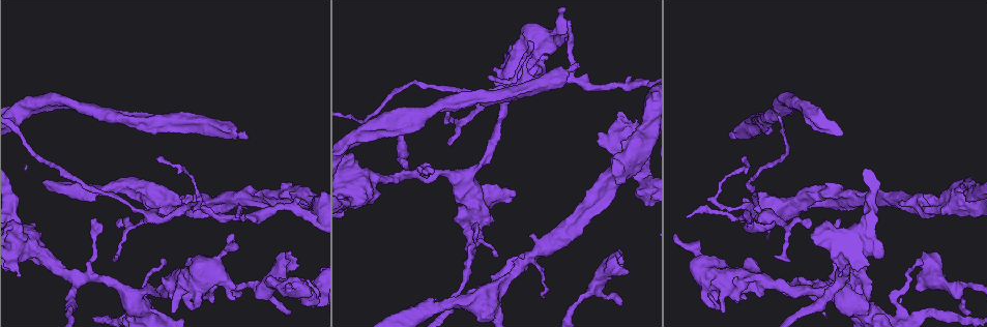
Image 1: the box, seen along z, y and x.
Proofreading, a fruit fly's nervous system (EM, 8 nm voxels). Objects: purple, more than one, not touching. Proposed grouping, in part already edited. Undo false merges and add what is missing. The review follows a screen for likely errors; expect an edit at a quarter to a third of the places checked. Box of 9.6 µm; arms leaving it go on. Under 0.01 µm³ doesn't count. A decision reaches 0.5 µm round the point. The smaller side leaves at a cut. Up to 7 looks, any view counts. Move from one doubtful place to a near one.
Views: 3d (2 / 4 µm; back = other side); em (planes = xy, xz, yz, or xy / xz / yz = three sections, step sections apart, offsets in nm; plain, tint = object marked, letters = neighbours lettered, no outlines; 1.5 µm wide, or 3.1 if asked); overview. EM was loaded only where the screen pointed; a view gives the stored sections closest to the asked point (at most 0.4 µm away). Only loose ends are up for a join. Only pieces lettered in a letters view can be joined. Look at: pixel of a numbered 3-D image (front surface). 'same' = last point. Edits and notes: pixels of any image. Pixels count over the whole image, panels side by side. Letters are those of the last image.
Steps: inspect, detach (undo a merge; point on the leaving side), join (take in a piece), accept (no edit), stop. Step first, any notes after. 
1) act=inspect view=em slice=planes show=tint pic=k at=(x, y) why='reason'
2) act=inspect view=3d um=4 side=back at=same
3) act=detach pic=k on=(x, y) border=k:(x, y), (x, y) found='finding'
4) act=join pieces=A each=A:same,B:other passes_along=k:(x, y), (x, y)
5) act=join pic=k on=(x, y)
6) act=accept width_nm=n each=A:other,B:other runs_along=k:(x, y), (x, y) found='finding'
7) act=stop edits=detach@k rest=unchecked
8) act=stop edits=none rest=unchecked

act=inspect view=em slice=planes show=letters pic=1 at=(860, 293) why='abrupt turn'

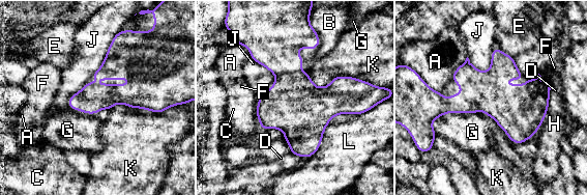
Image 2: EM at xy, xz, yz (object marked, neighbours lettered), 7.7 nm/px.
act=accept each=A:other,B:other,C:other,D:other,E:other,F:other,G:other,H:other,J:other,K:other,L:other runs_along=2:(153, 95), (107, 95), (70, 102) found='all the same neuron'

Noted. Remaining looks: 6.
act=inspect view=3d um=4 side=back pic=1 at=(313, 224) why='thick turns thin'

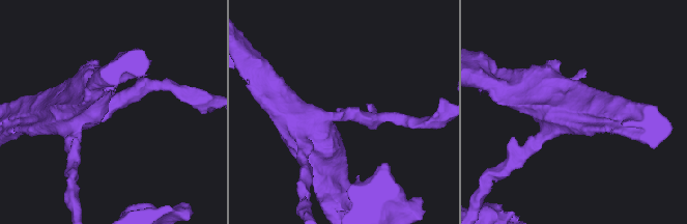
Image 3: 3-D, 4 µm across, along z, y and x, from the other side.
act=inspect view=em um=3.1 slice=yz step=8 show=tint pic=3 at=(110, 112) arm_widths_nm=240,800

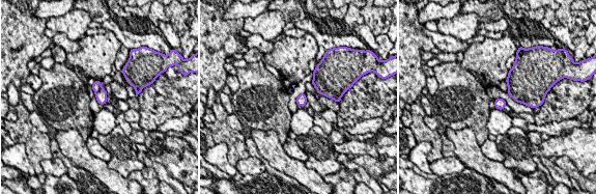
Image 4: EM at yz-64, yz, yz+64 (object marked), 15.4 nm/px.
act=inspect view=em um=3.1 slice=planes show=letters at=same

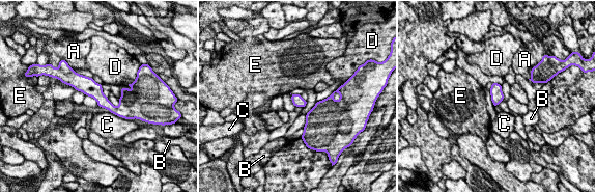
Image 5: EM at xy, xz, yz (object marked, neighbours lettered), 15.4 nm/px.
act=accept width_nm=180 each=A:other,B:other,C:other,D:other,E:other runs_along=5:(74, 84), (111, 108), (129, 99) found='all the same neuron'

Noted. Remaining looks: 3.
act=inspect view=em slice=xz step=8 show=letters pic=1 at=(247, 135) why='an open end'

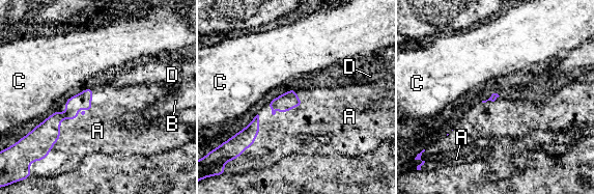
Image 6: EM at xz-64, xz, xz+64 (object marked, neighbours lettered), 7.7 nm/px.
act=join pieces=A each=A:same,B:other,C:other,D:other passes_along=6:(50, 129), (79, 116), (97, 131) found='the neuron continues'

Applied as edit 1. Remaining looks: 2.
act=stop edits=join@6 rest=unchecked

